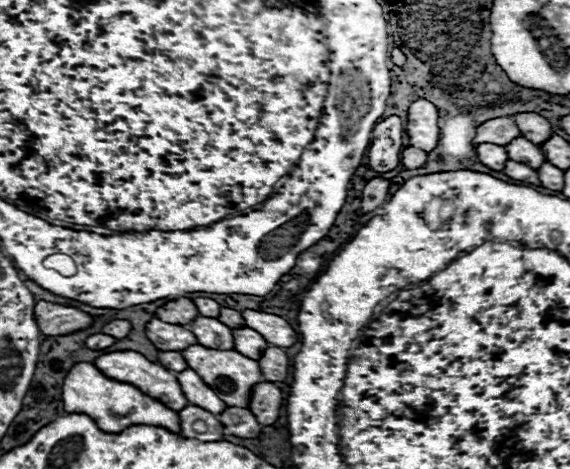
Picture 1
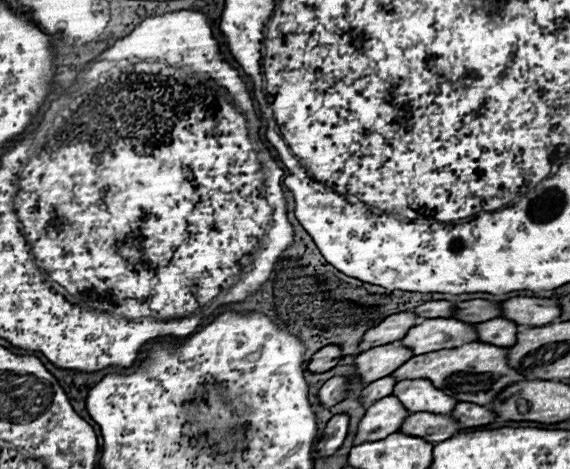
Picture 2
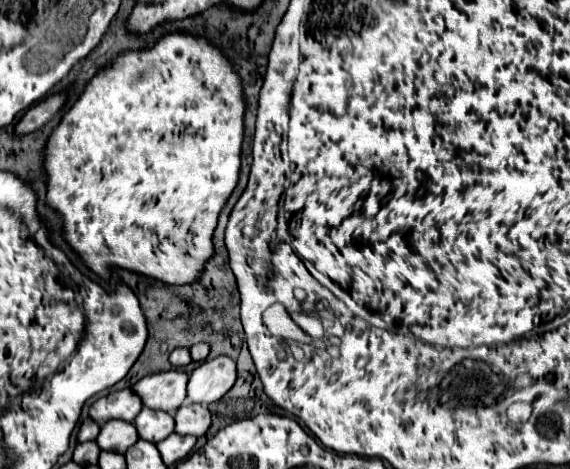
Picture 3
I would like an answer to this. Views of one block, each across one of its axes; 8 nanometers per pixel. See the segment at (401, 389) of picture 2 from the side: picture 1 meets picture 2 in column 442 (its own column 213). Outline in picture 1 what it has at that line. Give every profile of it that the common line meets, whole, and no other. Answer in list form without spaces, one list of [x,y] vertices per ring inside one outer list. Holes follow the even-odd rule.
[[[186,368],[186,370],[178,372],[176,380],[190,404],[198,404],[200,408],[210,408],[210,412],[214,412],[214,414],[218,414],[218,412],[222,412],[222,408],[226,408],[226,404],[202,382],[202,378],[194,370]]]

